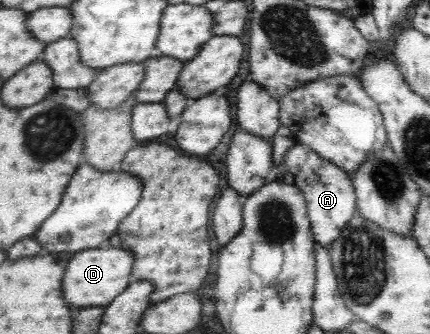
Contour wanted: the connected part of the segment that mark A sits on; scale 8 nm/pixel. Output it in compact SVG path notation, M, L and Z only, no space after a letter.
M295 142L284 153L284 159L279 165L274 164L269 171L269 179L288 178L295 187L304 193L307 201L307 214L316 244L329 247L340 236L340 230L350 223L350 218L357 213L355 190L351 174L344 172L336 164L324 160L310 147Z

